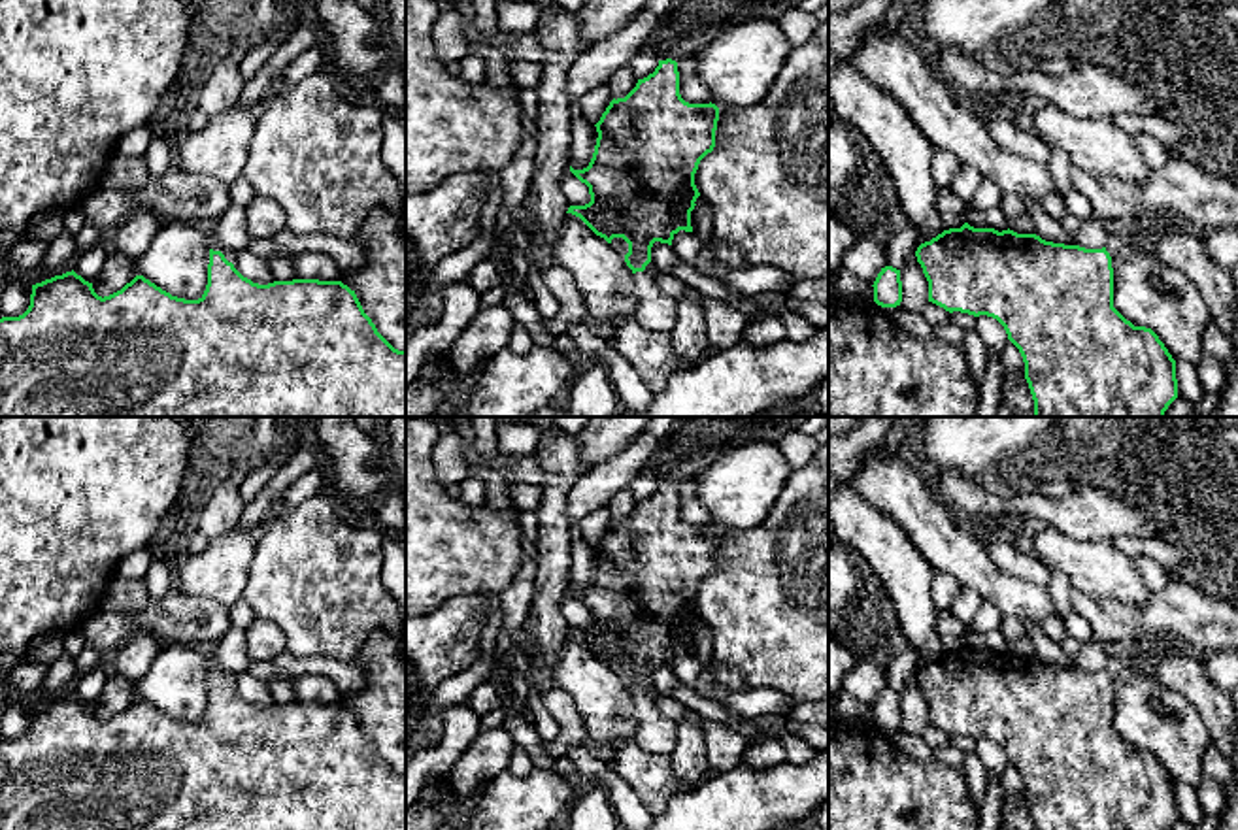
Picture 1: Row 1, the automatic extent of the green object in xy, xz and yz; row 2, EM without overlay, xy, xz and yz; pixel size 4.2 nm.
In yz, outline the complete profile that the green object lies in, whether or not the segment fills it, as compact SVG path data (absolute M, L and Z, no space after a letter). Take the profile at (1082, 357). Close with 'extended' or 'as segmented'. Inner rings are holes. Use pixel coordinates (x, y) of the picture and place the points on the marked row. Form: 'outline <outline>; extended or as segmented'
outline M964 223L917 247L915 257L928 281L928 302L945 311L996 319L1025 362L1025 379L1034 400L1034 417L1164 417L1178 398L1176 360L1146 326L1134 326L1113 307L1112 260L1140 249L1159 258L1157 240L1117 228L1102 249L1046 241L1036 234L974 228Z; extended

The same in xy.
outline M219 243L209 245L208 285L198 300L172 296L143 275L136 275L121 290L109 296L98 296L92 283L85 281L74 270L32 285L30 306L19 317L0 319L0 417L406 417L406 351L394 349L364 313L355 290L342 281L293 279L274 281L268 285L253 283L243 277L232 264L234 253Z; extended

